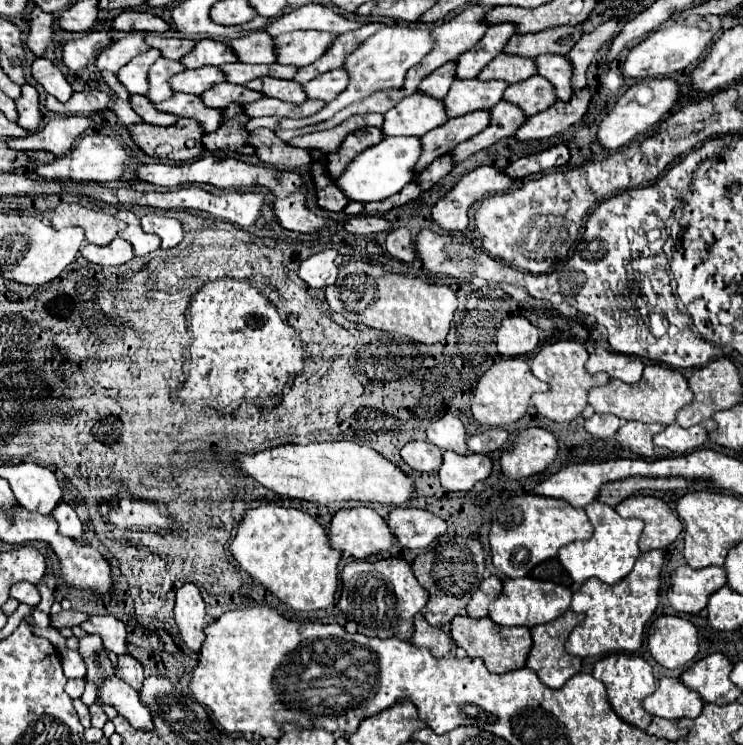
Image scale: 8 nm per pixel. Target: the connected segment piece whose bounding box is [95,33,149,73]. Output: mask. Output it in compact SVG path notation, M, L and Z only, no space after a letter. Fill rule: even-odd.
M129 33L123 39L109 45L105 51L101 51L95 59L95 67L99 71L107 69L111 73L117 73L123 65L127 65L133 57L137 57L139 53L145 53L147 49L149 47L143 41L143 33Z

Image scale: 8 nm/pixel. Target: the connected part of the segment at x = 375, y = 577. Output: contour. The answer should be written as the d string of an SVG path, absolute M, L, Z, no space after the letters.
M403 559L353 561L343 569L343 593L339 609L357 625L357 633L375 637L399 637L409 641L413 635L413 617L427 605L429 593L415 579L411 565Z

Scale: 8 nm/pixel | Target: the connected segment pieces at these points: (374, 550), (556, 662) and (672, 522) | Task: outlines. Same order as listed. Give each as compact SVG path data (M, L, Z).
M369 507L341 509L333 515L329 527L329 543L355 559L369 559L385 553L393 545L393 533L385 519Z
M569 609L561 617L531 629L533 647L531 647L531 653L527 659L527 667L533 669L539 675L539 679L551 689L561 689L567 683L567 679L571 679L575 673L581 671L581 657L573 657L565 651L565 641L569 637L569 633L573 631L573 627L577 623L581 623L581 619L583 619L583 613L575 613Z
M633 495L615 507L621 517L643 519L645 529L639 539L639 549L653 551L669 547L681 533L683 525L673 515L669 505L651 495Z

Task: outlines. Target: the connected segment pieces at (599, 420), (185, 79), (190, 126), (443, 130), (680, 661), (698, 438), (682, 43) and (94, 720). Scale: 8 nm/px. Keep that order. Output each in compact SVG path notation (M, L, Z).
M593 415L591 419L585 421L585 429L593 437L599 437L599 439L613 437L617 433L619 425L621 425L621 419L613 417L613 415Z
M203 67L203 69L185 69L177 75L173 75L169 79L169 85L173 91L181 91L181 93L191 93L191 95L201 95L207 89L211 89L213 85L221 83L225 77L221 75L219 69L215 67Z
M185 121L181 127L153 127L147 123L137 123L127 127L133 143L149 157L161 161L189 161L203 153L201 147L201 127L197 121Z
M475 111L455 119L447 119L441 127L425 133L421 137L421 157L417 161L415 173L421 173L433 159L449 153L461 141L471 139L479 131L483 131L489 123L489 111Z
M671 615L655 619L647 643L653 659L667 669L687 665L699 651L699 635L695 625L683 617Z
M669 425L665 427L665 431L657 433L653 443L657 447L665 447L677 455L683 455L683 453L691 453L695 451L697 447L701 447L703 443L707 441L707 429L705 425L693 425L689 429L683 429L679 425Z
M709 15L709 29L699 29L699 21L701 17L689 17L685 21L685 25L665 25L659 31L651 33L645 41L641 41L639 45L631 47L631 51L627 53L627 59L621 67L621 75L625 79L647 79L647 77L665 77L669 73L675 71L683 71L689 65L695 65L697 61L701 61L705 49L713 43L715 35L721 29L721 17Z
M93 703L89 709L91 709L91 725L103 729L103 725L107 723L107 715L105 715L103 707L99 707L99 703Z

